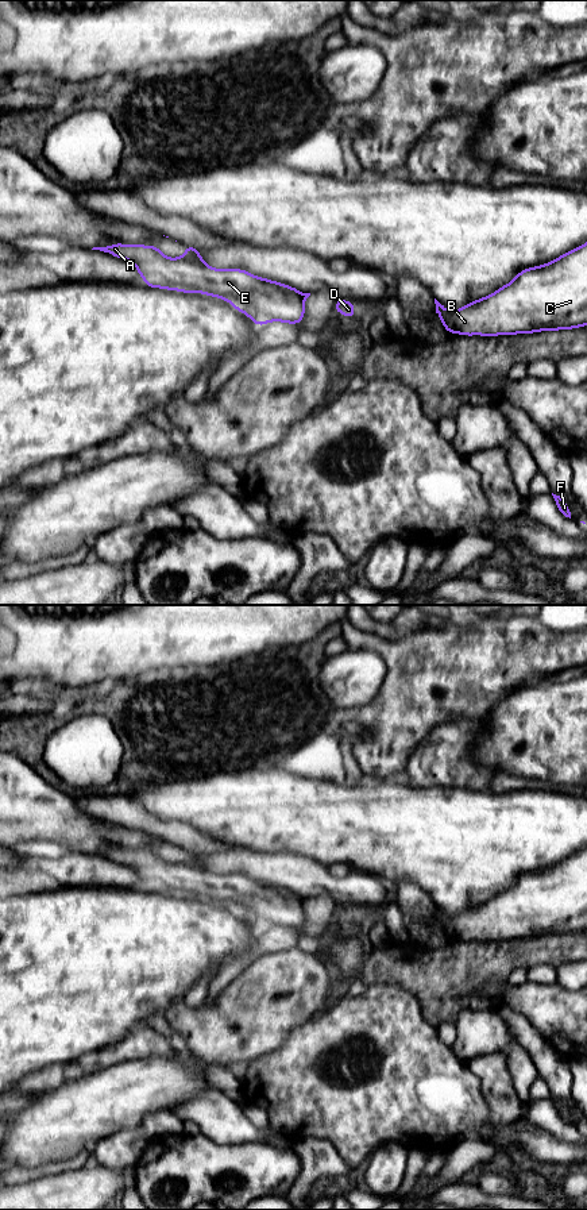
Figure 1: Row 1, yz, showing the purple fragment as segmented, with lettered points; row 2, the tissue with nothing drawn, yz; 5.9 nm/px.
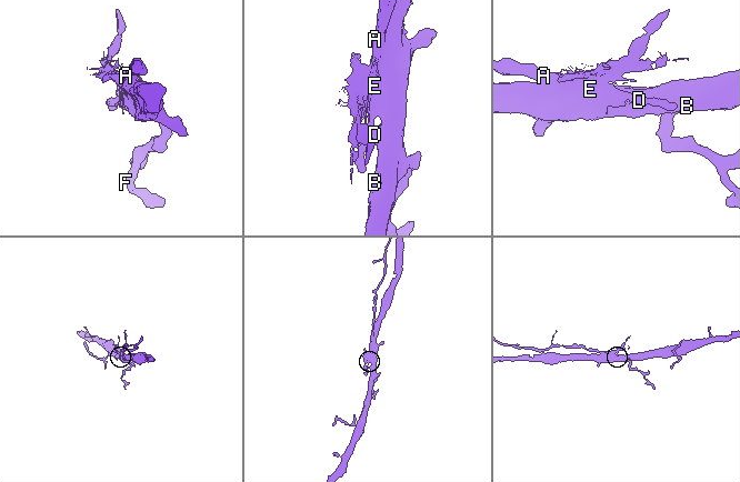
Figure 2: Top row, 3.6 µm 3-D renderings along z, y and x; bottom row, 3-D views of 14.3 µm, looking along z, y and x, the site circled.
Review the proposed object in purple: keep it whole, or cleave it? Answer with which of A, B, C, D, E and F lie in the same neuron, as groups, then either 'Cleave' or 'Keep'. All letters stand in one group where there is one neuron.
Groups: A E / B C D F. Cleave

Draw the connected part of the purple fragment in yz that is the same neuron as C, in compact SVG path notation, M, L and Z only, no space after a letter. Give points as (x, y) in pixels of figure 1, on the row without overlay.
M587 847L536 872L522 874L511 887L487 902L449 916L436 903L436 918L447 939L499 941L541 936L574 935L587 930Z

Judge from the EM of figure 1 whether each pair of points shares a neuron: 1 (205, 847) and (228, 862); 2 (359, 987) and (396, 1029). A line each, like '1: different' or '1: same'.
1: different
2: different

